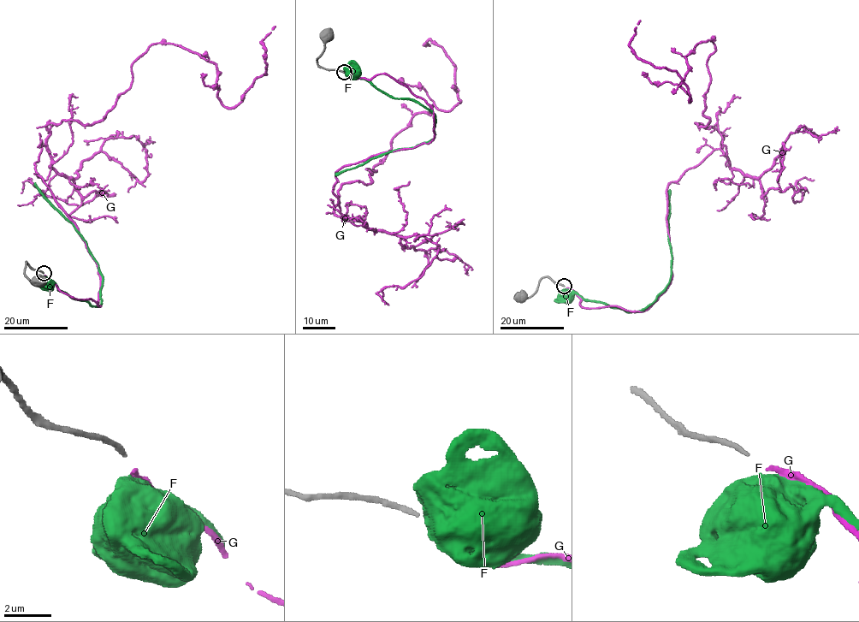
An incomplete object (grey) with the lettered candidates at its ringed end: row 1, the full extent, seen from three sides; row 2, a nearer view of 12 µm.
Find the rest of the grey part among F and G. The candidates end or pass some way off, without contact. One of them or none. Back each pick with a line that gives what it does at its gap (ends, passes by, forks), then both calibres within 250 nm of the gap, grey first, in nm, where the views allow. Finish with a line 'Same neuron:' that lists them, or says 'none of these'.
G: It ends there. Thickness 190 nm (grey) against 220 nm
Same neuron: G

